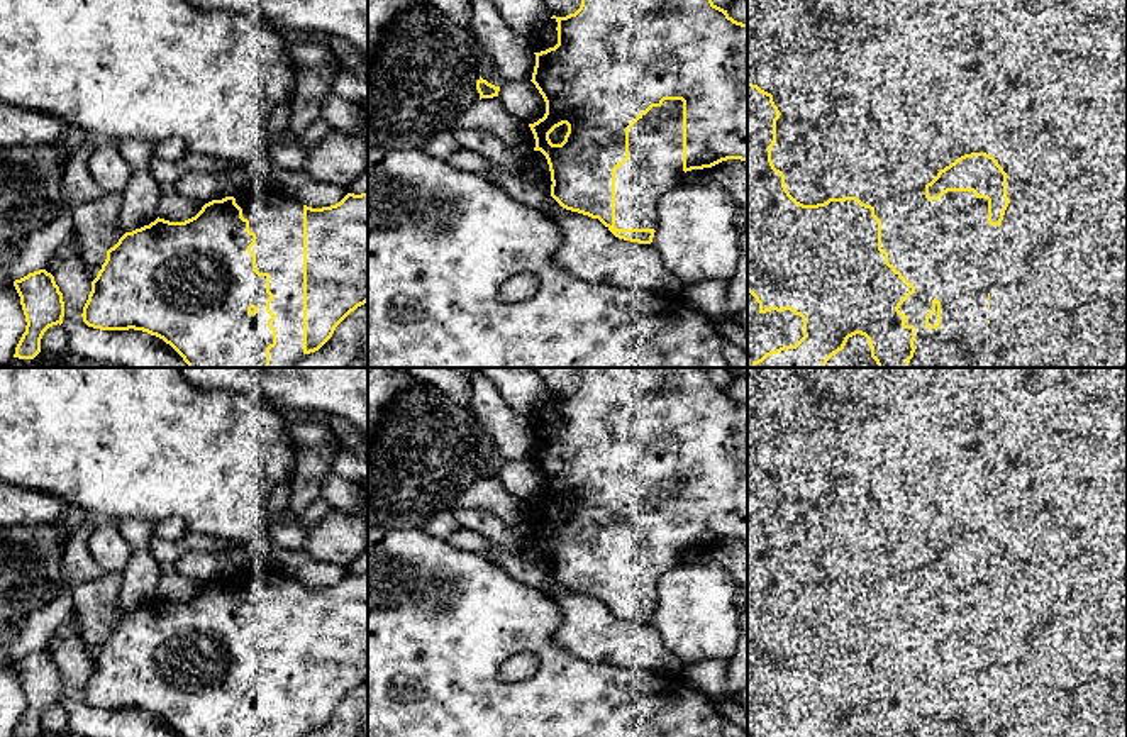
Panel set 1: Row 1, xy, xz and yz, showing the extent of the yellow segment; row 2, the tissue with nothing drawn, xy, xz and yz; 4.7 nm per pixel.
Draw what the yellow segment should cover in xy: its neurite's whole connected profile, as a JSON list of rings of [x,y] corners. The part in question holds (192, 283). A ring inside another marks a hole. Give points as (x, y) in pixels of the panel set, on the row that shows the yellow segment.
[[[275,188],[246,190],[234,197],[212,200],[202,210],[185,220],[169,222],[156,219],[149,225],[125,232],[107,251],[92,291],[83,307],[83,322],[100,330],[142,330],[163,339],[188,364],[188,368],[293,368],[305,354],[319,351],[334,334],[336,327],[358,307],[368,302],[368,193],[347,193],[339,203],[312,208],[285,197]]]

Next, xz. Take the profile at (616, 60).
[[[581,0],[580,8],[566,17],[556,17],[558,44],[536,54],[532,83],[546,102],[546,114],[529,124],[536,147],[551,171],[551,197],[566,210],[598,219],[615,237],[651,244],[658,227],[658,203],[671,188],[683,183],[691,169],[712,168],[727,159],[747,163],[747,24],[734,20],[727,10],[712,0]],[[566,124],[568,132],[561,144],[552,144],[549,134]]]

